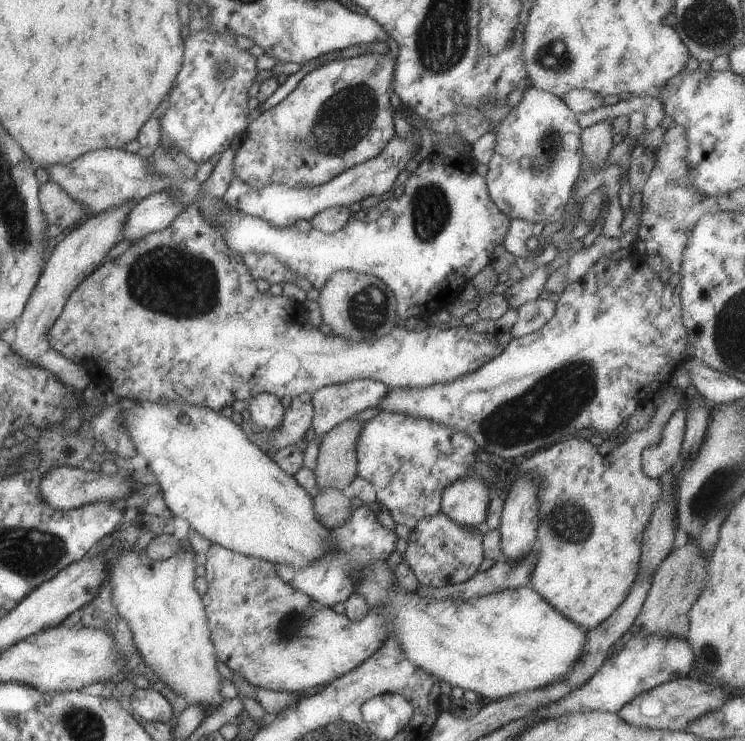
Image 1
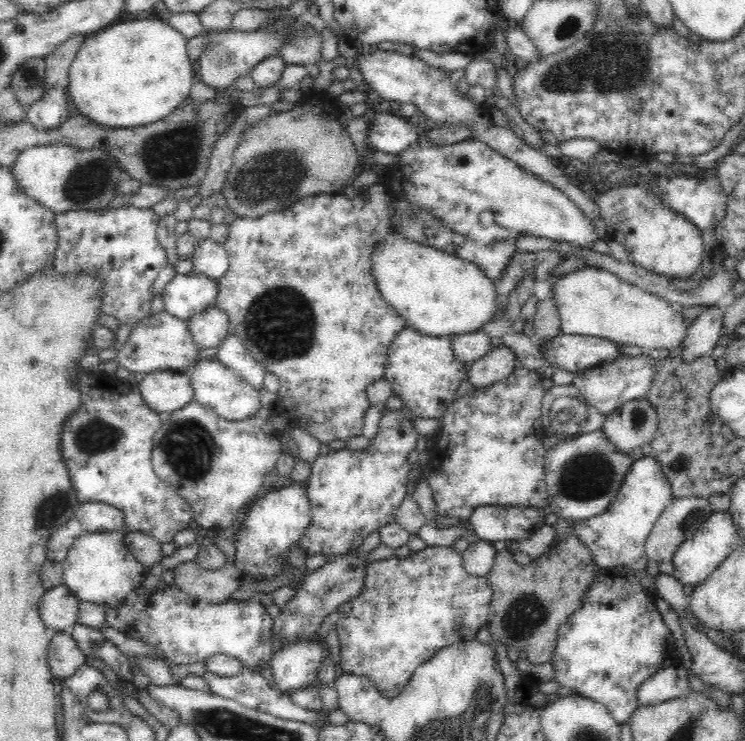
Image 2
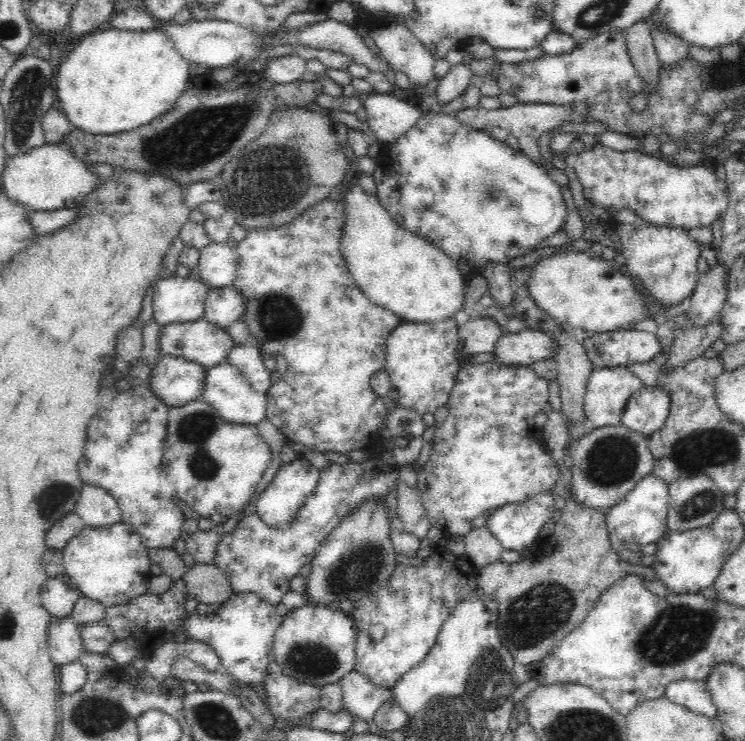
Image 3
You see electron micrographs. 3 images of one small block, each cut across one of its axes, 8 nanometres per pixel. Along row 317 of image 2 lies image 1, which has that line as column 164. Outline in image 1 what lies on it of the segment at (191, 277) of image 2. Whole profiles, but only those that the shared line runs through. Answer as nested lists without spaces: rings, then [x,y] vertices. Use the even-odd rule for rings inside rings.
[[[123,148],[92,150],[79,156],[76,160],[70,162],[70,164],[52,164],[52,166],[46,166],[44,170],[46,170],[50,182],[58,184],[60,188],[64,188],[64,192],[66,192],[68,196],[71,196],[74,200],[77,200],[80,204],[86,206],[86,212],[88,212],[87,217],[104,212],[104,210],[108,208],[116,208],[118,204],[140,202],[143,198],[152,194],[152,192],[162,192],[162,190],[172,192],[172,194],[174,194],[174,196],[184,204],[184,208],[187,208],[190,204],[196,204],[198,210],[200,210],[200,214],[204,216],[204,220],[207,220],[208,223],[212,222],[212,224],[218,224],[218,228],[222,230],[222,238],[225,240],[226,246],[230,248],[232,252],[241,255],[246,254],[246,252],[258,252],[258,254],[262,252],[262,254],[270,254],[274,256],[274,258],[278,258],[282,264],[286,264],[286,268],[290,268],[290,272],[294,272],[297,276],[302,276],[302,278],[306,278],[306,280],[313,283],[313,287],[318,291],[322,290],[322,288],[326,286],[328,278],[330,278],[334,272],[338,272],[339,270],[356,271],[357,273],[376,276],[376,278],[383,280],[383,282],[386,283],[386,286],[394,292],[394,296],[396,296],[397,300],[398,318],[402,318],[402,320],[406,320],[406,318],[428,318],[428,316],[432,318],[434,314],[432,314],[432,312],[426,312],[426,310],[442,311],[443,309],[448,308],[452,302],[442,302],[444,299],[441,298],[456,298],[456,296],[460,294],[460,288],[464,288],[464,286],[471,281],[472,277],[476,276],[476,274],[478,274],[478,272],[480,272],[485,266],[488,266],[489,263],[493,262],[494,248],[496,248],[498,244],[503,244],[504,236],[506,236],[506,232],[508,232],[511,222],[511,218],[508,218],[506,214],[500,212],[496,204],[492,202],[488,192],[486,179],[476,173],[475,162],[470,158],[465,157],[463,154],[459,154],[456,158],[452,158],[452,156],[445,157],[442,153],[438,152],[430,153],[422,163],[420,163],[418,168],[410,174],[408,181],[404,185],[404,191],[399,198],[395,197],[393,194],[385,196],[375,206],[366,207],[359,212],[354,213],[350,216],[348,224],[346,224],[342,230],[338,230],[338,232],[333,232],[332,234],[322,232],[318,229],[312,229],[310,232],[301,232],[295,226],[290,228],[276,228],[276,226],[272,226],[270,222],[266,222],[266,220],[262,220],[261,218],[242,214],[242,212],[236,212],[234,209],[230,210],[230,206],[224,204],[219,196],[206,196],[205,192],[202,190],[202,183],[199,182],[196,177],[191,179],[180,179],[174,177],[168,178],[168,176],[158,176],[158,174],[154,174],[154,170],[150,170],[150,164],[146,162],[145,158],[140,158],[138,153],[127,152]]]

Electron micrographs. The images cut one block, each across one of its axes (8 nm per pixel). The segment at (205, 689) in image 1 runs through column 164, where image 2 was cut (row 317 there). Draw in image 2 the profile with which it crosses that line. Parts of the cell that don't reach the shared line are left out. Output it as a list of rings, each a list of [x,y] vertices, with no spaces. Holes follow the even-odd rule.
[[[593,266],[576,269],[556,277],[551,291],[560,314],[560,330],[564,334],[600,337],[620,345],[640,346],[647,352],[652,348],[670,351],[684,342],[689,322],[678,308],[656,294],[620,280],[607,270]]]

